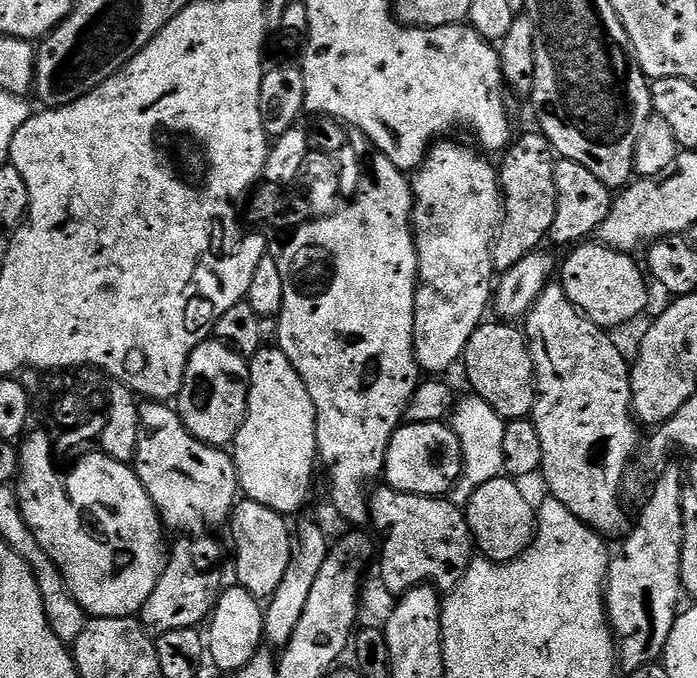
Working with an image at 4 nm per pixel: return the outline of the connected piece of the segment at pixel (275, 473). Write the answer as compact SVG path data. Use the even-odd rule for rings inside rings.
M279 346L261 347L248 366L248 417L234 441L240 492L281 514L296 512L308 500L312 471L318 468L314 402L290 358Z

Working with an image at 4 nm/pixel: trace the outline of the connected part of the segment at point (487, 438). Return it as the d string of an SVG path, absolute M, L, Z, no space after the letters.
M468 394L468 397L457 399L451 413L450 426L458 434L458 442L464 455L464 472L460 482L453 486L450 499L452 504L461 510L467 509L470 498L486 482L497 479L504 472L502 458L502 434L505 420L490 407L481 396Z

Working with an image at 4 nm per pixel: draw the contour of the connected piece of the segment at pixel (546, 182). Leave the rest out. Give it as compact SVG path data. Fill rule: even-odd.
M536 130L519 136L509 143L502 156L504 161L498 164L504 215L500 217L500 228L492 244L492 266L500 274L509 272L518 266L518 262L522 262L522 258L537 251L541 247L540 240L548 240L548 231L554 222L556 210L556 165L552 145Z

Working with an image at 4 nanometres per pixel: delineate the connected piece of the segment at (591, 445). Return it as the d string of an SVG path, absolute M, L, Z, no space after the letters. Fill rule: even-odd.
M549 282L544 285L540 296L534 302L531 310L526 317L526 335L528 337L528 349L532 355L534 362L534 370L536 371L536 404L532 407L532 415L530 417L533 424L538 430L538 438L542 438L542 477L548 483L551 499L562 502L562 506L566 506L566 510L570 510L570 514L574 514L578 519L587 524L589 528L593 528L595 532L599 532L605 538L611 536L623 537L629 531L630 520L628 524L628 516L624 513L624 504L620 501L620 487L624 484L624 475L628 472L628 463L632 460L632 455L636 452L636 447L641 447L642 436L640 440L641 429L638 427L637 421L632 415L632 373L630 371L629 361L624 361L624 356L620 353L620 348L611 340L609 333L603 328L599 328L594 322L590 322L585 316L581 316L580 312L566 298L564 287L559 282Z

